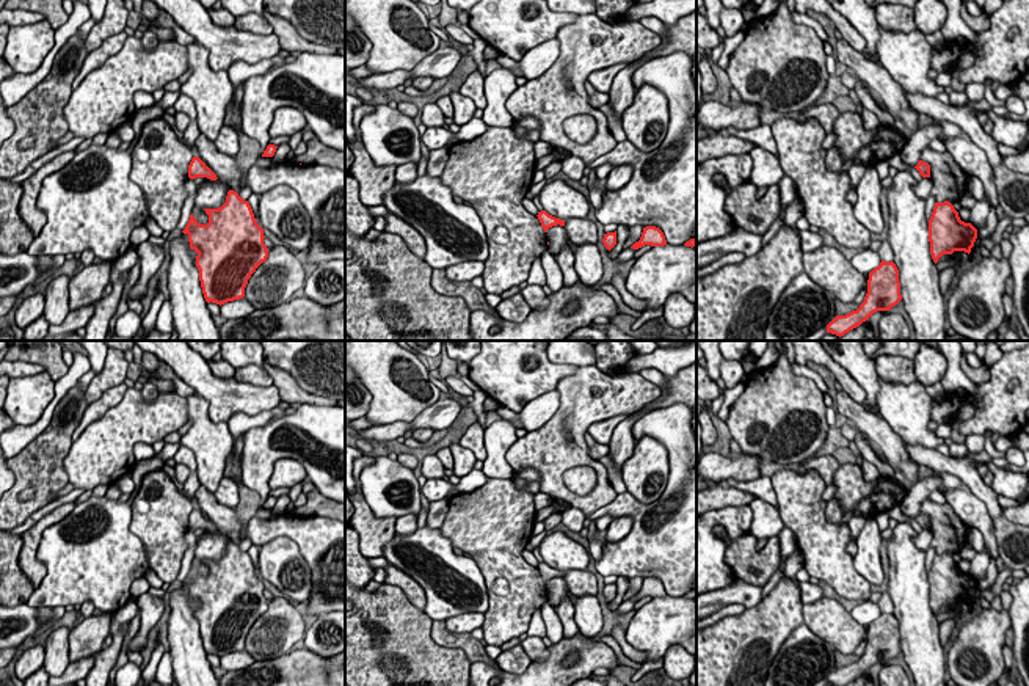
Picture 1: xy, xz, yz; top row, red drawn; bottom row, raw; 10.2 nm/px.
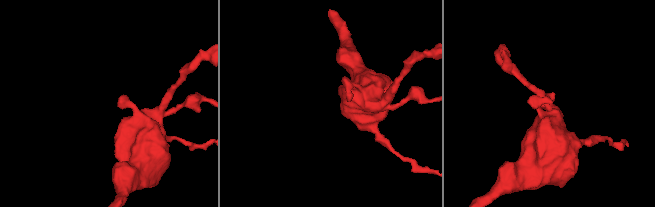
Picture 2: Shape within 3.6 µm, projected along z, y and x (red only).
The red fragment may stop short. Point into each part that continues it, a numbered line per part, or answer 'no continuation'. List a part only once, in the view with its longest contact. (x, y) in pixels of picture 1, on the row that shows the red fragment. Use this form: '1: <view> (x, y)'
no continuation

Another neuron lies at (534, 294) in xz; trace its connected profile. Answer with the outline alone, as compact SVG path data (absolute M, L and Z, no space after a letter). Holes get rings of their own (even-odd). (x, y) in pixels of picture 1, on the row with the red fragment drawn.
M527 284L521 295L525 298L532 311L535 309L544 309L549 305L549 298L544 294L543 287L538 284Z

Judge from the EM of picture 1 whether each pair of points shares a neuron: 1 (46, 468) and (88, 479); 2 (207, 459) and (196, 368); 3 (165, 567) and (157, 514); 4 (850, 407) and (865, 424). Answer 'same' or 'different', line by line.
1: different
2: different
3: same
4: same

